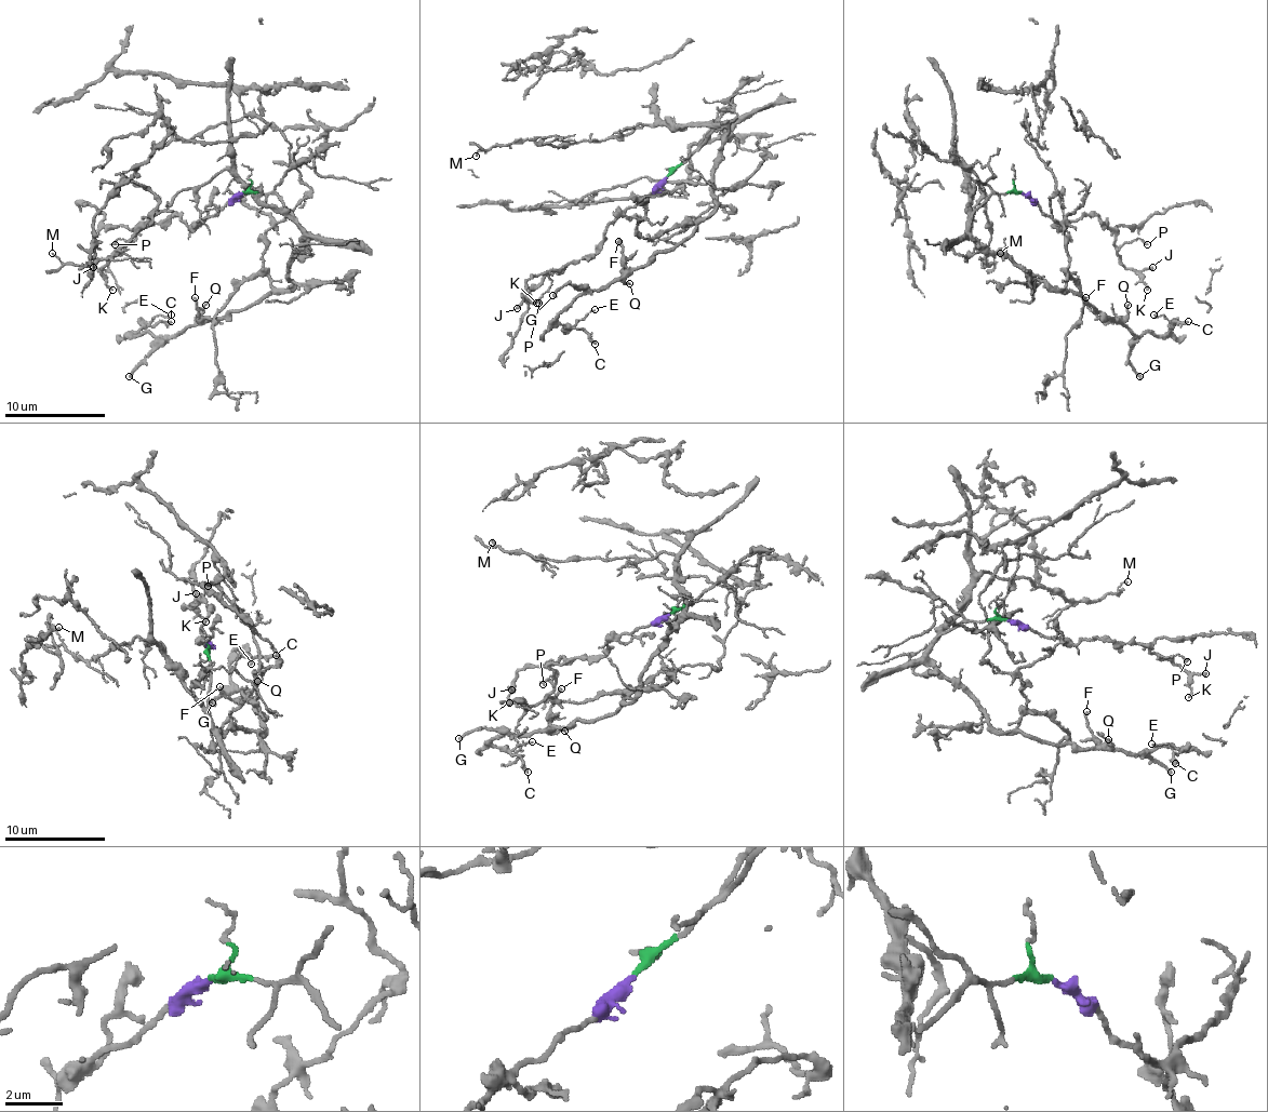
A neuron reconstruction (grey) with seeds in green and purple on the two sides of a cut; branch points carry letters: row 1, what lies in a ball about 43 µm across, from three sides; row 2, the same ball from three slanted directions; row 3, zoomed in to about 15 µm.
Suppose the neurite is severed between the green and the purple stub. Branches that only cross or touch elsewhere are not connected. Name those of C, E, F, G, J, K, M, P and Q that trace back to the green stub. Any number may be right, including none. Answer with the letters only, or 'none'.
C, E, F, G, M, Q

